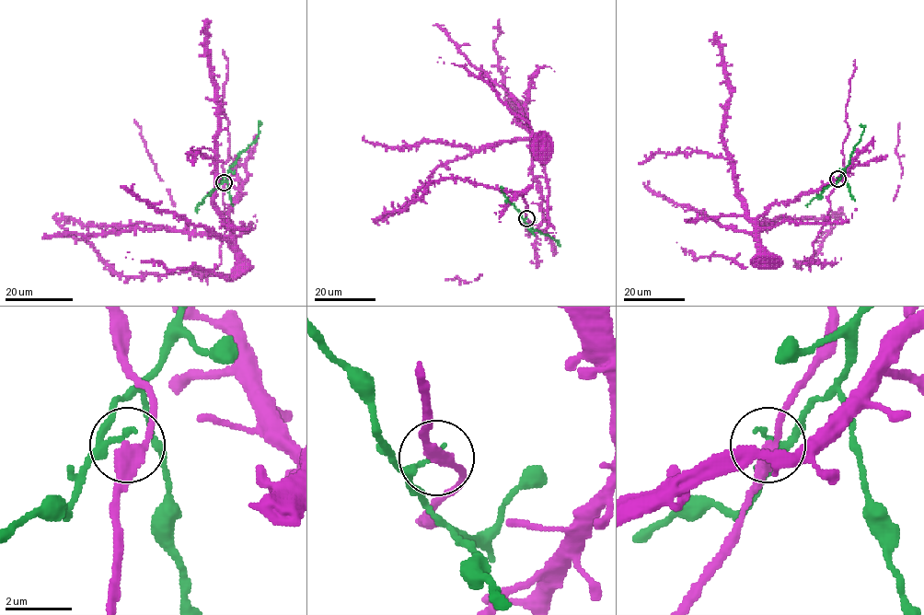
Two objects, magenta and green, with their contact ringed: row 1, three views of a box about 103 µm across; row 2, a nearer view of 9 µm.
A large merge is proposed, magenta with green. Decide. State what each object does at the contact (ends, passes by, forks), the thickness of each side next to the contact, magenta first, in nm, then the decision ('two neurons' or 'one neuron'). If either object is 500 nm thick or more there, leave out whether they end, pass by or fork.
magenta passes by | green passes by | 360/170 nm | two neurons

